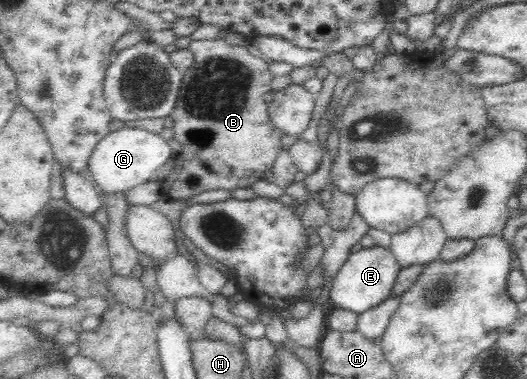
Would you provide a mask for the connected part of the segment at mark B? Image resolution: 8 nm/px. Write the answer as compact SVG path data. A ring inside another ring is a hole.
M226 39L192 40L187 48L193 53L192 66L182 71L183 76L179 87L179 96L177 97L173 112L169 115L172 117L172 121L174 123L174 125L172 125L172 129L174 130L173 138L182 145L182 150L176 157L174 157L173 168L161 182L163 194L169 200L187 200L192 198L192 195L200 195L203 192L210 191L210 189L233 191L239 187L251 187L254 183L262 180L262 175L265 175L267 171L272 169L276 156L282 149L282 144L280 143L282 132L280 132L280 130L278 130L278 128L270 122L270 116L268 116L267 108L268 104L264 98L262 98L262 95L266 95L266 93L271 92L270 82L274 78L269 72L267 60L254 52L250 45L230 43Z

